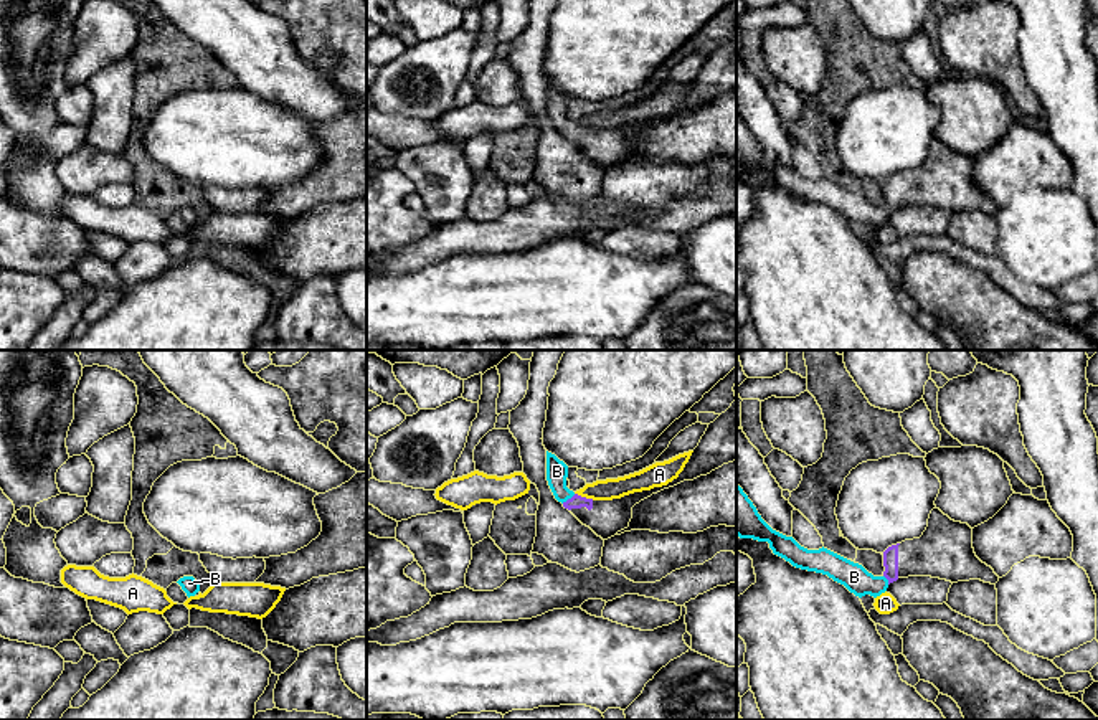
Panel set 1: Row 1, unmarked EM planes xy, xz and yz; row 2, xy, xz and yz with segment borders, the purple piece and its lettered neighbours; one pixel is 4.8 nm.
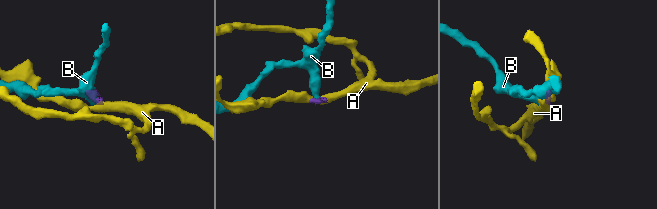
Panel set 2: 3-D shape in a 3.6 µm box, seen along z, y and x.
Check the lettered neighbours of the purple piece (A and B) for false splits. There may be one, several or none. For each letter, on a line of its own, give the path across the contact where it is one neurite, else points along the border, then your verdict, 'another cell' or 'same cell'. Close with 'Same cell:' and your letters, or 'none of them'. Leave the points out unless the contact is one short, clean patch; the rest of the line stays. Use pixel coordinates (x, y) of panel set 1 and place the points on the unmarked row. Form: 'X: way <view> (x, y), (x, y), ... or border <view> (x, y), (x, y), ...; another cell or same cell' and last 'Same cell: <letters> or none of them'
A: border xz (575, 123), (593, 129); another cell
B: way xz (577, 131), (568, 129), (558, 118), (557, 101); same cell
Same cell: B

